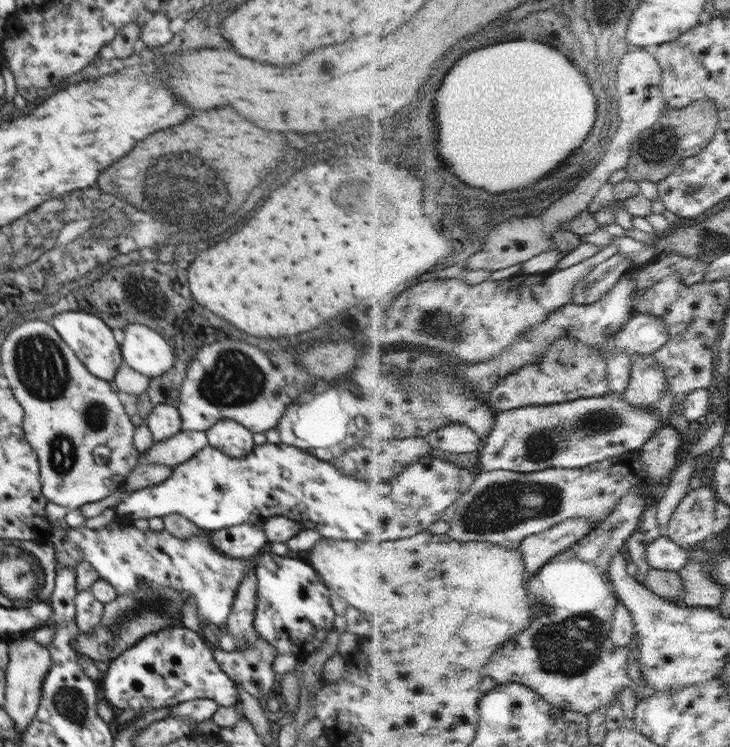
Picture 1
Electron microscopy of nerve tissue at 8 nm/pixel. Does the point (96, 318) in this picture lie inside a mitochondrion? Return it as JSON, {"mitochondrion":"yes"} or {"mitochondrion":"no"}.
{"mitochondrion":"no"}

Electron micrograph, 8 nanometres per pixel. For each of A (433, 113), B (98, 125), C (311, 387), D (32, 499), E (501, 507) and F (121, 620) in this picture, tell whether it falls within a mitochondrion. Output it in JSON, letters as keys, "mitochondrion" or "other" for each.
{"A":"other","B":"other","C":"other","D":"other","E":"mitochondrion","F":"mitochondrion"}

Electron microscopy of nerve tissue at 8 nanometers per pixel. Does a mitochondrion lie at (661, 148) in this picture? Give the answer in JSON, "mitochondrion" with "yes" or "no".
{"mitochondrion":"yes"}

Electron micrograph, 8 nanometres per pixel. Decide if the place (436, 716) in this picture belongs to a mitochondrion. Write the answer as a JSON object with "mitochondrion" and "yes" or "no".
{"mitochondrion":"no"}

